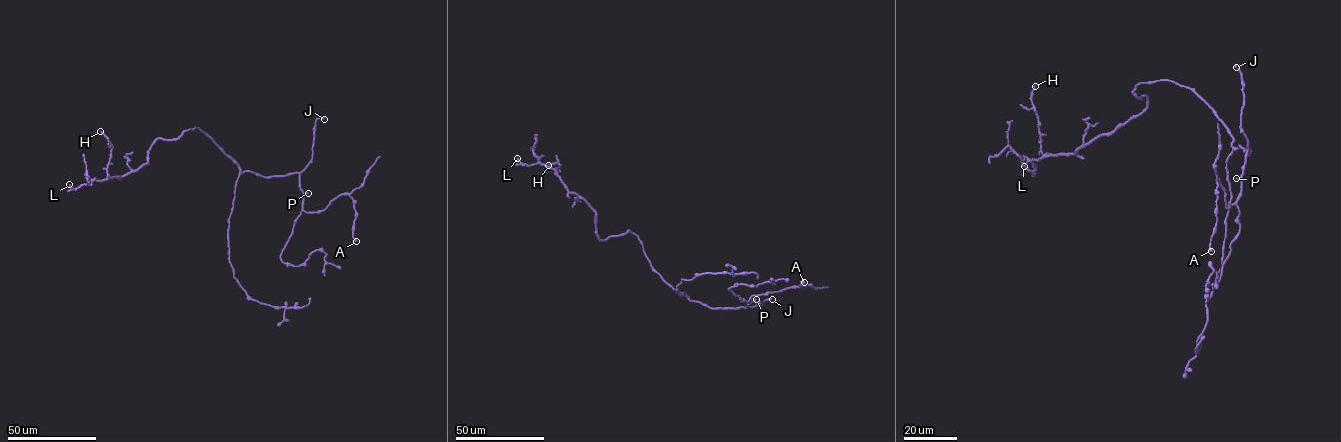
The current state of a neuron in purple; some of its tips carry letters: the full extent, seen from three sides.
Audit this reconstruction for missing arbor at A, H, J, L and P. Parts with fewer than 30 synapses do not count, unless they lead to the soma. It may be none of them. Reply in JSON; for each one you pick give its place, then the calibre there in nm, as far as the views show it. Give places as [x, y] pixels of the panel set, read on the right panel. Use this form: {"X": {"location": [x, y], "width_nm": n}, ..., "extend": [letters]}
{"J": {"location": [1236, 67], "width_nm": 240}, "P": {"location": [1236, 178], "width_nm": 140}, "extend": ["J", "P"]}

